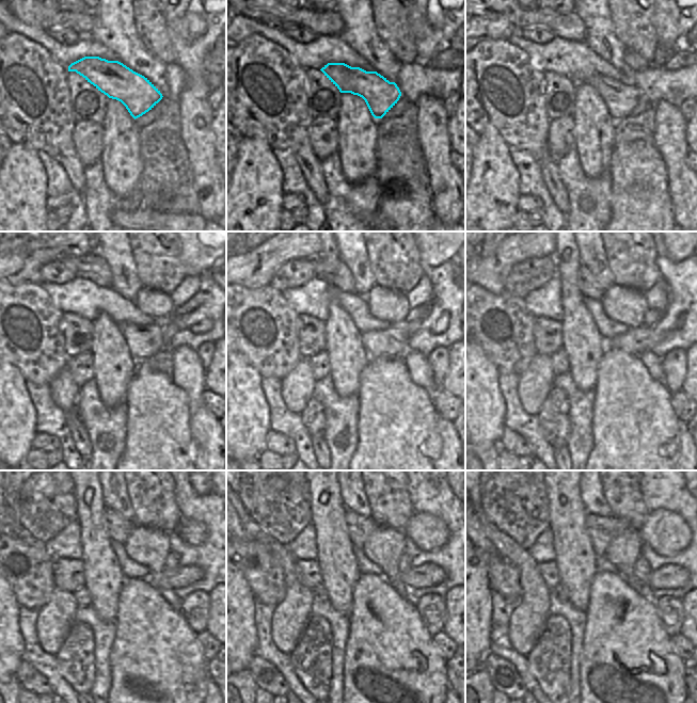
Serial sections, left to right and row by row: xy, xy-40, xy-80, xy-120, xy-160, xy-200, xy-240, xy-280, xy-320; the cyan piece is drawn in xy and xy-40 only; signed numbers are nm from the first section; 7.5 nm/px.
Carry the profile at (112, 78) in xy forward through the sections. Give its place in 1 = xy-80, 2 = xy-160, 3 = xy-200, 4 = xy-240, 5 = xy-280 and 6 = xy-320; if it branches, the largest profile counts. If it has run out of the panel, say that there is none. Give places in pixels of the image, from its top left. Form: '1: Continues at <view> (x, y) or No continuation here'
1: Continues at xy-80 (620, 99)
2: Continues at xy-160 (393, 342)
3: Continues at xy-200 (635, 340)
4: Continues at xy-240 (180, 576)
5: Continues at xy-280 (426, 575)
6: Continues at xy-320 (669, 576)

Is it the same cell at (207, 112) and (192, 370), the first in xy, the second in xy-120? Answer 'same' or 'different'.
same

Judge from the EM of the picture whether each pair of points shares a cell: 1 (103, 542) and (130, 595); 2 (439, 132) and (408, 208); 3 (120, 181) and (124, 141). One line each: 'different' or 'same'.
1: different
2: different
3: same

